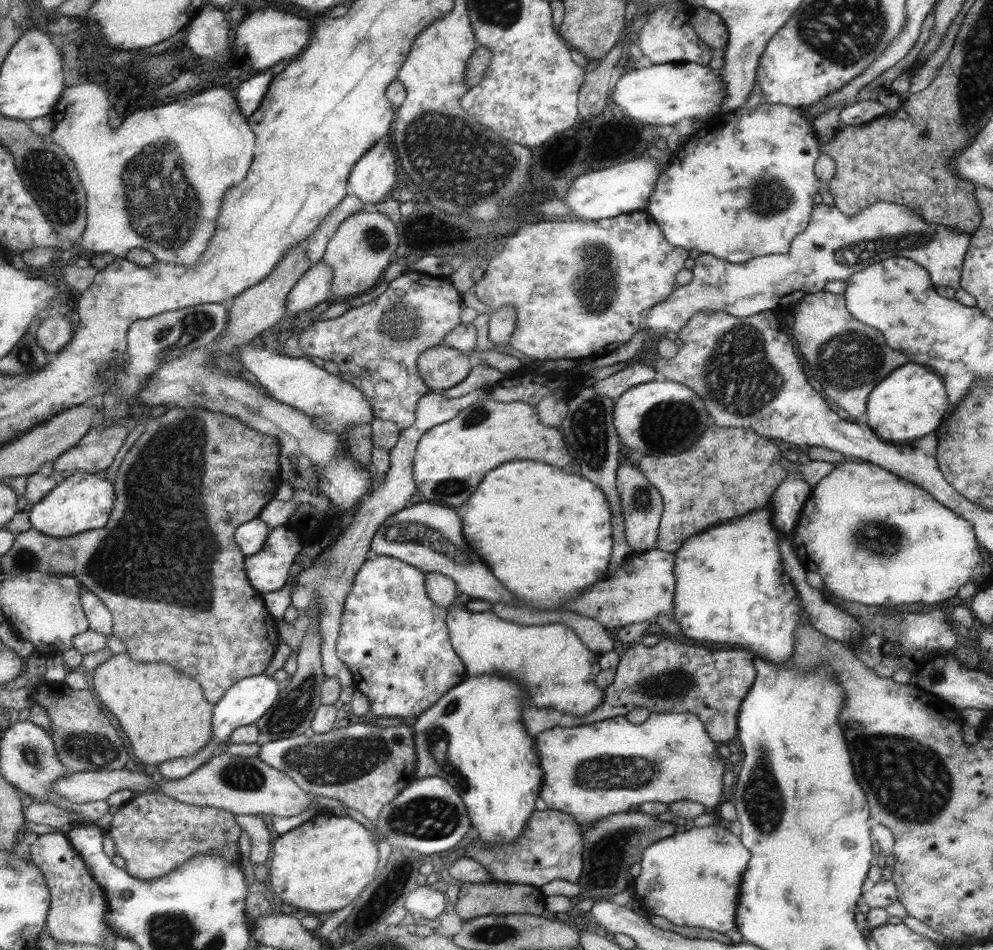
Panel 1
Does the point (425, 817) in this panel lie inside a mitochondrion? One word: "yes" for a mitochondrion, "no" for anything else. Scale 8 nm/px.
yes

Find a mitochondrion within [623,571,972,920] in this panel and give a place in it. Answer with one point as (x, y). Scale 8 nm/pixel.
(908, 780)

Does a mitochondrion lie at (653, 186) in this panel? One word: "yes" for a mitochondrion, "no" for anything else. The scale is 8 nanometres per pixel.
no

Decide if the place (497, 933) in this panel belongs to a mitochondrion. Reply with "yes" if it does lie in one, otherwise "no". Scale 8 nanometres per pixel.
yes

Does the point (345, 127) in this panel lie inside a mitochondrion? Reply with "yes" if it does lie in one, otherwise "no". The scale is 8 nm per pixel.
no

